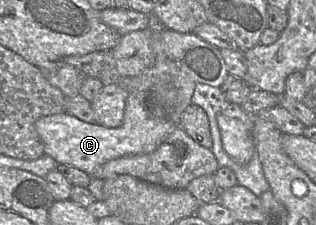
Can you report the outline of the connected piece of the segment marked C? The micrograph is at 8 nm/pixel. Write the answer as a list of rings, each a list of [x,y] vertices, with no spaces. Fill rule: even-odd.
[[[128,94],[123,122],[117,128],[87,123],[68,113],[43,116],[35,126],[45,155],[52,157],[59,165],[75,167],[92,177],[93,172],[108,161],[153,152],[178,124],[156,113],[142,98]]]

